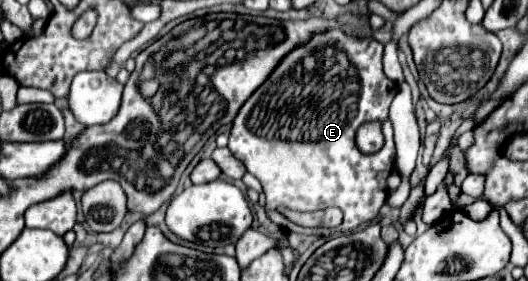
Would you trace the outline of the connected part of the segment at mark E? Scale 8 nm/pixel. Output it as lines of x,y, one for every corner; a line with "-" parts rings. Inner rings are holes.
341,30
325,32
289,52
235,116
227,148
261,182
267,218
287,232
315,236
349,232
373,220
385,204
387,178
395,162
393,126
387,114
397,94
397,84
383,74
381,56
383,44
373,38
355,38
-
337,52
341,54
337,58
339,70
325,68
325,62
-
371,120
383,122
385,146
377,154
365,156
355,144
355,130
-
279,206
299,212
337,206
343,210
343,222
337,228
303,228
281,216
277,212

